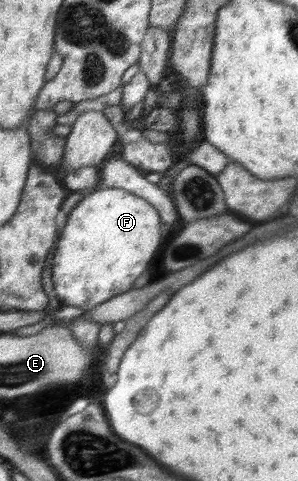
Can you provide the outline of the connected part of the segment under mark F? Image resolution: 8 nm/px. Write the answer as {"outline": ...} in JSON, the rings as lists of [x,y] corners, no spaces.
{"outline":[[[105,188],[86,195],[70,211],[58,241],[53,245],[52,283],[61,305],[80,306],[86,311],[131,290],[134,281],[146,272],[144,263],[150,263],[158,251],[161,230],[158,210],[143,197],[138,197],[135,191]]]}

